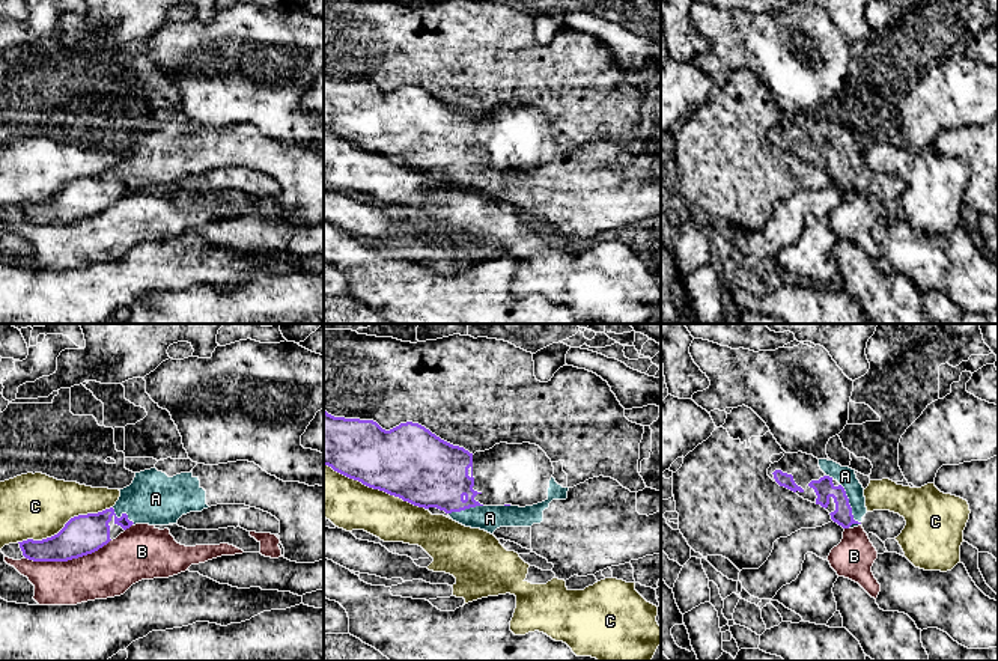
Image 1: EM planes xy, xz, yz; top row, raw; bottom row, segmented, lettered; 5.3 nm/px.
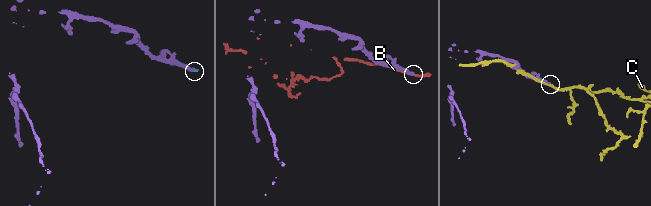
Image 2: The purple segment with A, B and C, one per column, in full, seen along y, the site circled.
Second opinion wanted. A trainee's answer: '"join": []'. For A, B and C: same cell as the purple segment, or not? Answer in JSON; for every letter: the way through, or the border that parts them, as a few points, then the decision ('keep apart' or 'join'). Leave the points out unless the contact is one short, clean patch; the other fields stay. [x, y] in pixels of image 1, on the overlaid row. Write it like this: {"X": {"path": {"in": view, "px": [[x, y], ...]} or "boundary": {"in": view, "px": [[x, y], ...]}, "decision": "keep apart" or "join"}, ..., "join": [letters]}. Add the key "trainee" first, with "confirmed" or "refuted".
{"trainee": "refuted", "A": {"decision": "join"}, "B": {"decision": "keep apart"}, "C": {"decision": "keep apart"}, "join": ["A"]}

